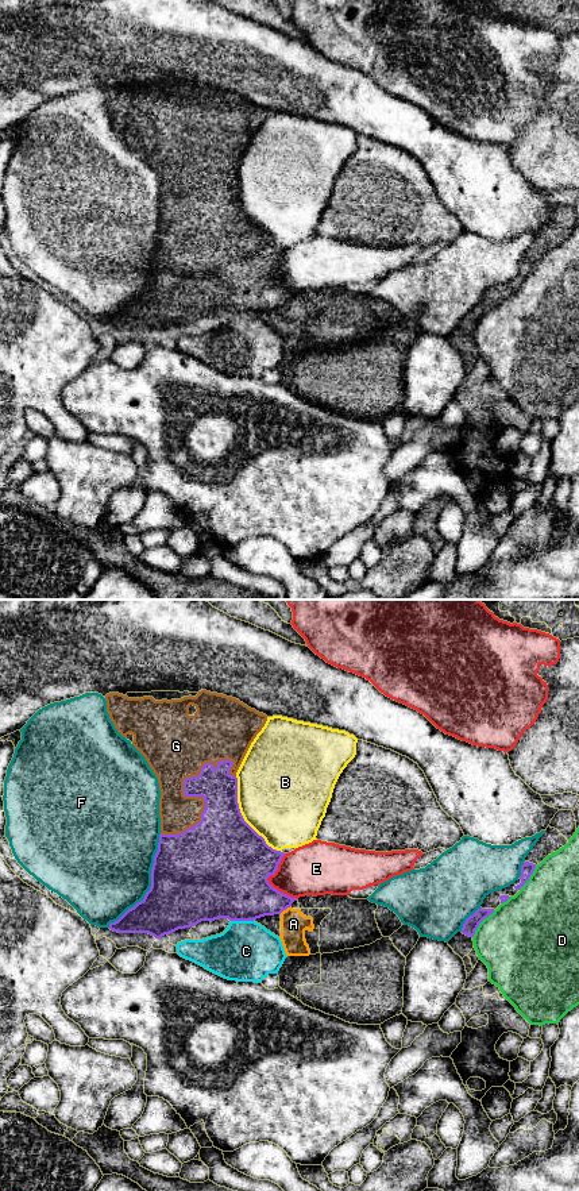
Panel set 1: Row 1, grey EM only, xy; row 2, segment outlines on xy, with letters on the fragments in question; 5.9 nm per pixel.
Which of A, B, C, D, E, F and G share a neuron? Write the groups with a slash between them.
A / B / C / D / E / F / G

